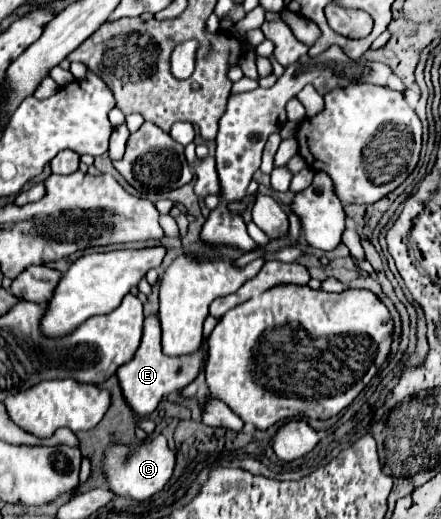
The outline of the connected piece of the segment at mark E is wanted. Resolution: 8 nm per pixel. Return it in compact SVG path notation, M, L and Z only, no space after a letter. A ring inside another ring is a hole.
M148 316L144 320L144 336L142 336L142 342L140 342L134 358L128 364L122 364L116 372L116 376L118 376L126 404L132 408L132 412L138 418L146 418L148 414L152 414L156 410L156 406L160 404L160 400L164 396L168 396L170 392L178 392L186 384L190 384L196 378L196 374L200 372L200 364L202 364L202 350L198 350L192 356L180 356L180 358L166 356L160 348L158 318Z

